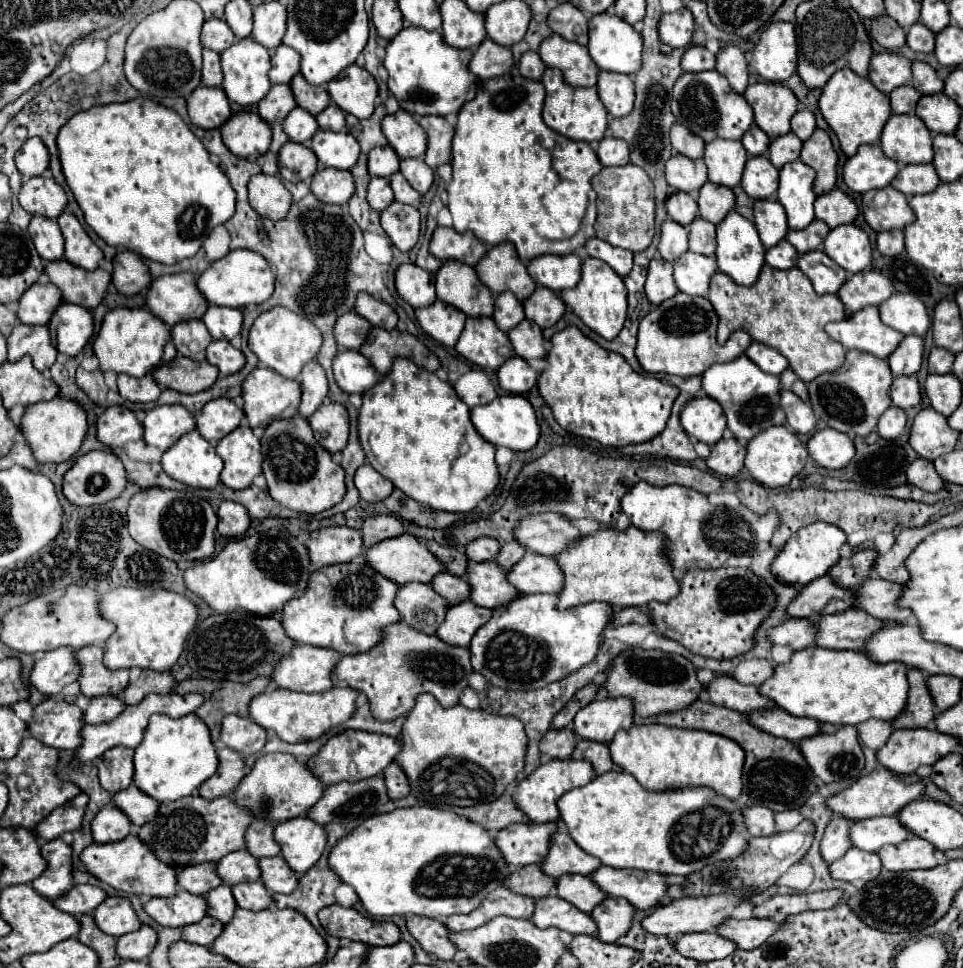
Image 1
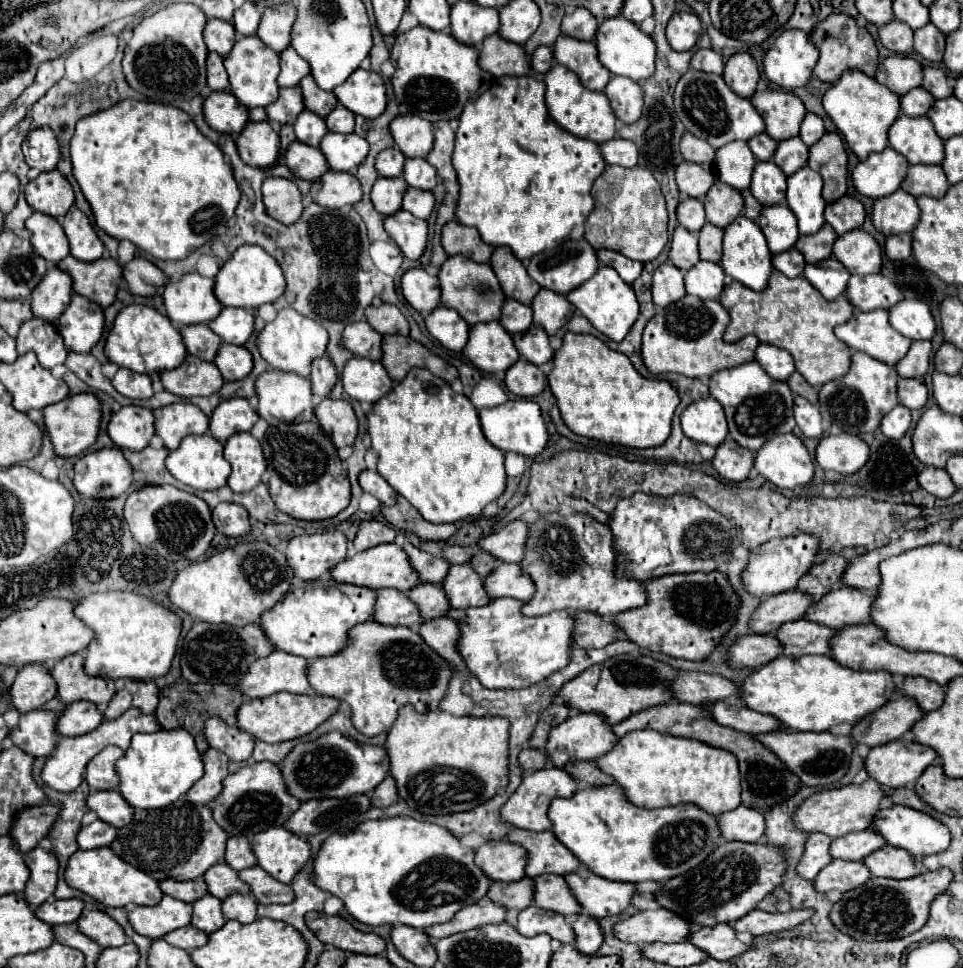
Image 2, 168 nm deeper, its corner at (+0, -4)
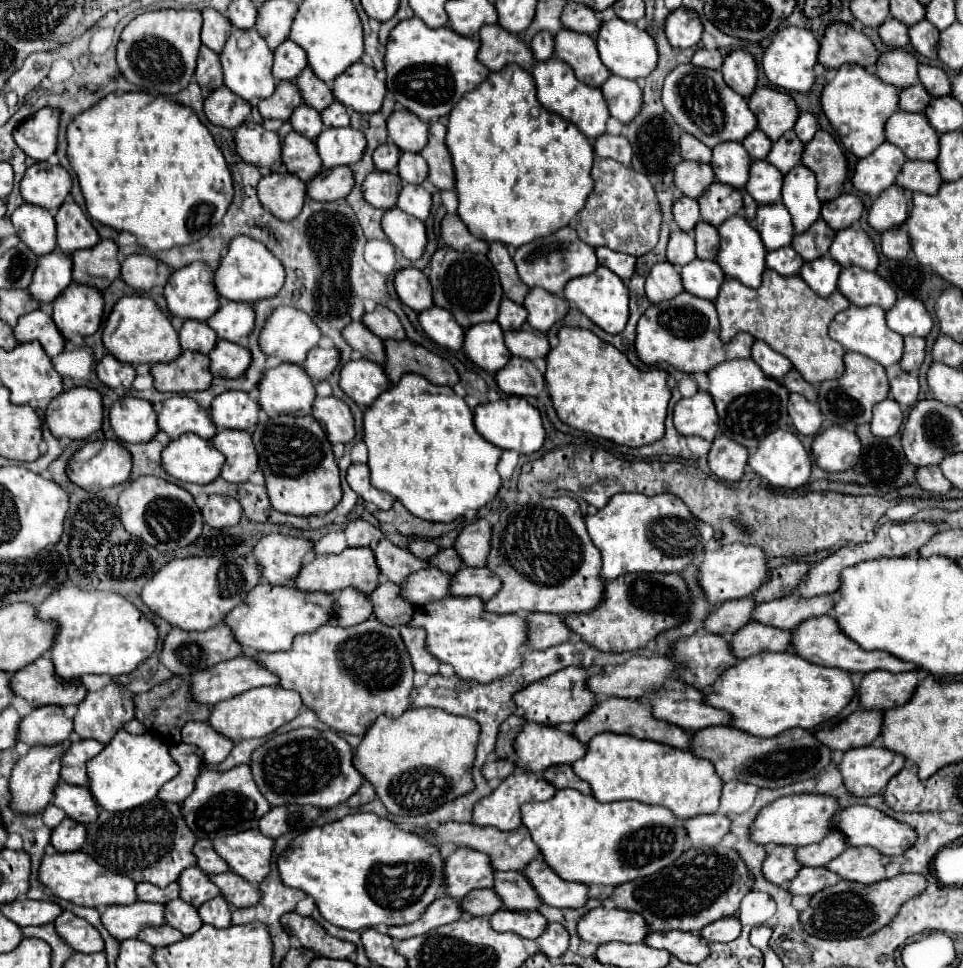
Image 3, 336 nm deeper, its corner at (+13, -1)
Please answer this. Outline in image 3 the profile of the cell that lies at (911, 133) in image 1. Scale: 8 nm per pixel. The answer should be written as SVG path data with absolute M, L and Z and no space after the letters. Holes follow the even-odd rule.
M897 111L885 125L887 141L903 149L907 159L935 161L939 155L939 133L929 127L923 113Z

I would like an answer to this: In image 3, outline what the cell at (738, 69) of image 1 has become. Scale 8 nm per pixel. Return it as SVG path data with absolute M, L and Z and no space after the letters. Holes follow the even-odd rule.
M735 49L731 51L725 61L723 61L723 69L721 69L723 77L725 77L725 83L741 93L743 97L751 97L753 91L755 91L755 85L757 85L757 75L759 75L759 69L757 69L757 63L753 59L751 53L743 51L743 49Z

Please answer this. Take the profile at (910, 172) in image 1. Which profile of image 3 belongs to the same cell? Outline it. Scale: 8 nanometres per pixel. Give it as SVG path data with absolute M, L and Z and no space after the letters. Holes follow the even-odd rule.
M905 161L901 173L897 175L897 185L925 195L935 195L941 183L941 173L933 161Z

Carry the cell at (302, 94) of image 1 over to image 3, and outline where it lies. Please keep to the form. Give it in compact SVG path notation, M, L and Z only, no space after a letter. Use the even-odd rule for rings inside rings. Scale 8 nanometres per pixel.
M305 67L303 73L297 77L297 87L301 89L303 101L307 105L311 105L313 109L323 111L325 107L329 107L335 101L333 89L325 81L317 79L309 67Z

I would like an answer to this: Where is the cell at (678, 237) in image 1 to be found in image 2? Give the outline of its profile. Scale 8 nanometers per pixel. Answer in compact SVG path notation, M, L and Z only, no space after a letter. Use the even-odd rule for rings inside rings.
M678 226L672 234L670 242L670 262L686 272L690 266L694 266L700 256L698 256L698 236L694 232L688 232L686 228Z

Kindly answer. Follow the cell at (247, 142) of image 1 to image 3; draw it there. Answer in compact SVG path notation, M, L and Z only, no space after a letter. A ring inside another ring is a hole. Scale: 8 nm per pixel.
M243 123L235 131L237 153L257 167L281 171L281 139L277 131L267 131L259 123Z

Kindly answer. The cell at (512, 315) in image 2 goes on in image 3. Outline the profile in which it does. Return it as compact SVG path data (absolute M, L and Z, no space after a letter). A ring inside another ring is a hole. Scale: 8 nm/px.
M503 297L501 301L501 309L499 309L499 317L497 323L501 325L503 331L511 331L511 329L521 329L521 325L527 321L527 309L523 305L513 303L511 299Z

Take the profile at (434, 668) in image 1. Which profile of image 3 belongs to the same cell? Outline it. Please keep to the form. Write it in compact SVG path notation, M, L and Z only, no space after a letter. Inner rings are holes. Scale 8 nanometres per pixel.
M367 619L353 627L339 627L335 623L325 623L311 633L297 635L289 651L279 653L253 653L253 649L243 649L243 657L251 657L261 663L267 671L279 677L283 689L297 691L305 707L309 707L317 717L339 733L363 735L365 729L379 717L399 717L407 711L409 693L413 689L413 665L409 653L401 641L401 635L395 627L381 625L377 619Z

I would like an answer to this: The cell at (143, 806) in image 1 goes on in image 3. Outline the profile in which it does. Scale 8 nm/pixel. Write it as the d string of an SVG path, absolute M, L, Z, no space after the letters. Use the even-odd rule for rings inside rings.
M57 783L57 787L53 789L53 805L63 809L67 817L81 825L89 825L89 821L97 817L97 805L93 805L93 797L89 797L87 787Z

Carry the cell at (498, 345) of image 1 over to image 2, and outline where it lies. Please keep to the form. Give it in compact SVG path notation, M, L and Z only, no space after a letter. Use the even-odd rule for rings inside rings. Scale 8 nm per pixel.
M498 320L472 326L462 354L486 374L506 372L520 358L510 334L504 332Z

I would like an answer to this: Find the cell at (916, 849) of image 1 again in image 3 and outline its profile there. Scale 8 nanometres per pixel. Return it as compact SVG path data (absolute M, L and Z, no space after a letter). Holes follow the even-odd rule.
M847 847L825 867L837 873L841 879L857 881L863 885L885 879L885 865L881 863L881 853L869 847Z

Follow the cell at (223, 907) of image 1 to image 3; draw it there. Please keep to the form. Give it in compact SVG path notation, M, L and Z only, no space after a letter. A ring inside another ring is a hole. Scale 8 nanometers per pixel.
M173 899L165 905L165 923L179 929L183 935L193 935L203 925L197 909L183 905L181 899Z

